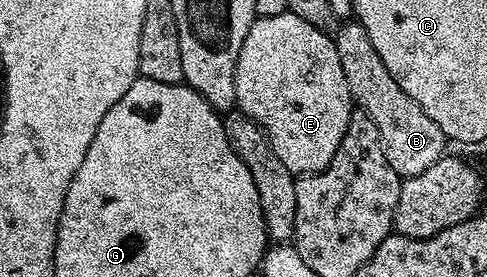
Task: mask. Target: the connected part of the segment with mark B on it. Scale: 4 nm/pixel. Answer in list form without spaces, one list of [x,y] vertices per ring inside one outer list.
[[[349,20],[342,26],[335,31],[334,41],[338,48],[338,60],[342,60],[342,72],[346,72],[350,96],[362,113],[374,120],[382,152],[386,152],[390,168],[394,168],[401,179],[426,172],[430,164],[445,157],[446,139],[442,128],[438,128],[438,124],[434,124],[434,120],[430,120],[430,116],[426,116],[426,112],[414,100],[410,100],[410,96],[406,96],[402,88],[398,88],[394,76],[386,72],[382,56],[374,52],[374,44],[370,44],[366,28],[362,28],[362,24],[355,20]]]

